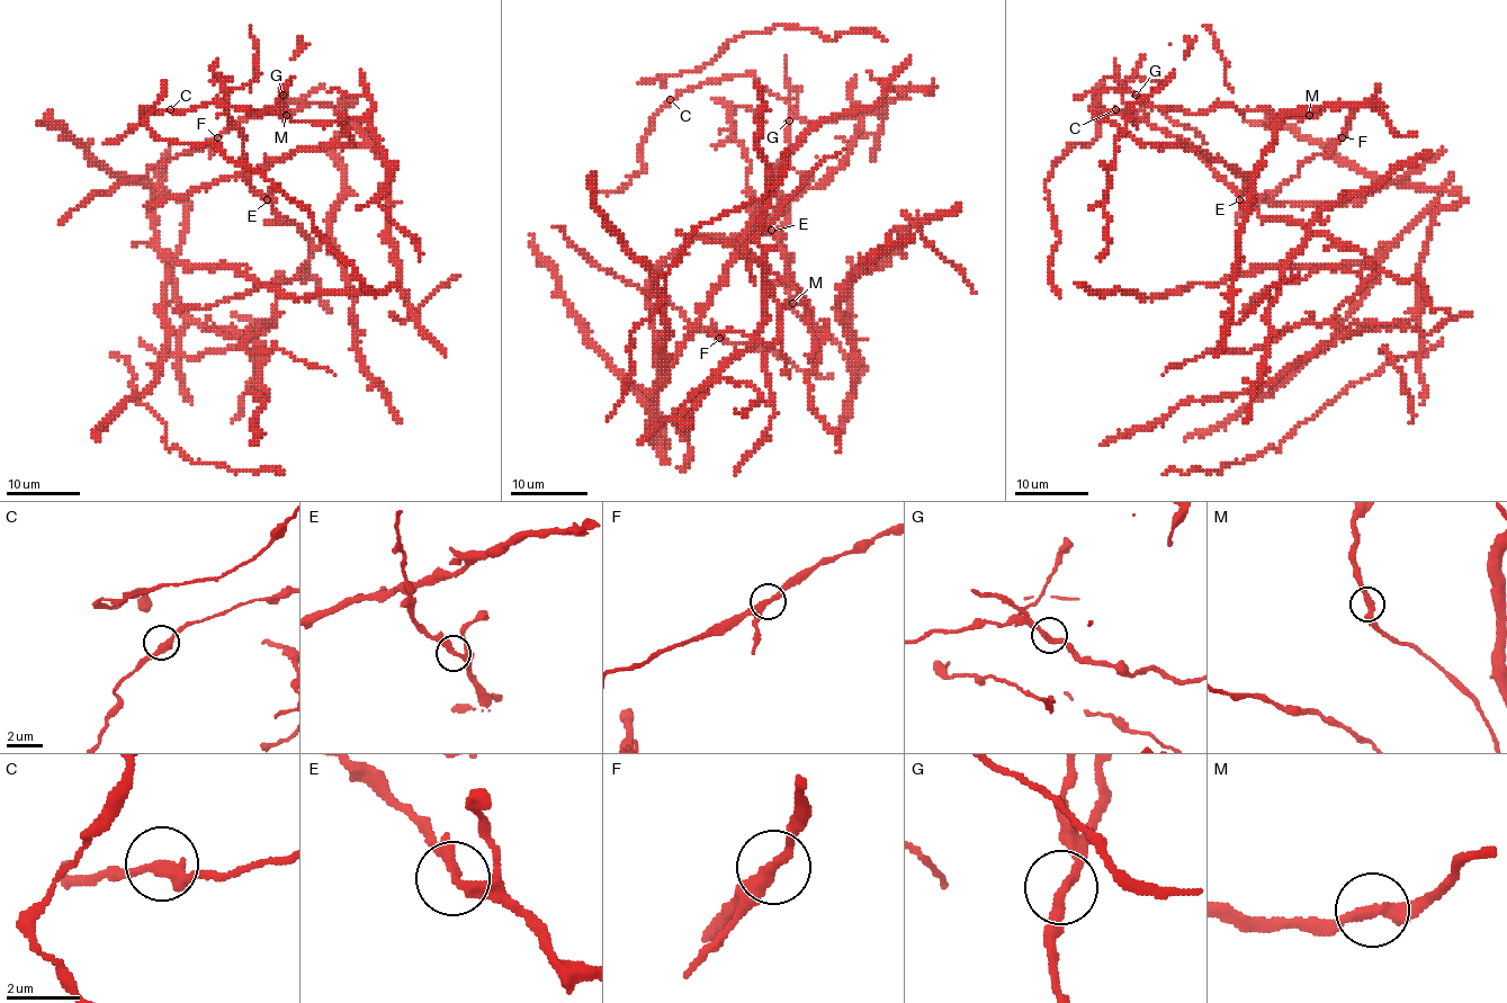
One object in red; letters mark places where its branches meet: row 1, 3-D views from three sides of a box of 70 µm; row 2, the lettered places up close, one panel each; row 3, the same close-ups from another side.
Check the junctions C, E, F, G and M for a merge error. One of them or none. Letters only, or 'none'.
none

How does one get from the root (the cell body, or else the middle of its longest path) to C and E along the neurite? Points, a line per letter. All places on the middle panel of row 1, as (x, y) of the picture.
C: (760, 227), (845, 160), (860, 121), (852, 113), (849, 119), (804, 121), (750, 74), (709, 80), (670, 99)
E: (760, 227), (752, 227), (754, 222), (771, 230)

